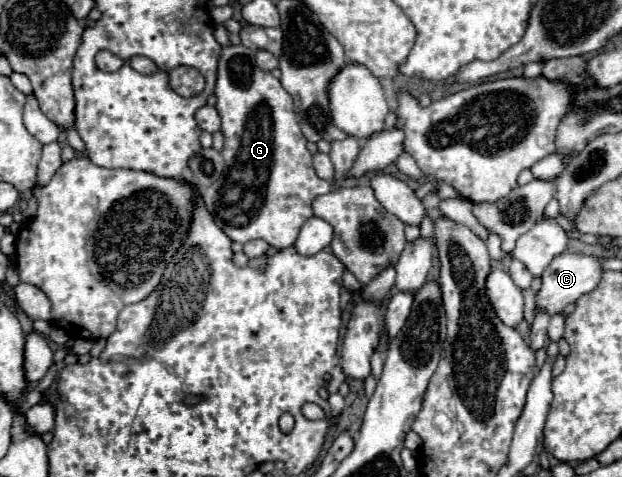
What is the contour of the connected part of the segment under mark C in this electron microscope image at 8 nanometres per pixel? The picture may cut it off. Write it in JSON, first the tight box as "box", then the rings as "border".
{"box":[536,254,602,314],"border":[[[570,254],[558,256],[552,260],[552,264],[542,274],[542,288],[536,294],[536,310],[546,310],[550,314],[560,312],[566,304],[576,302],[580,296],[592,292],[600,278],[602,278],[602,258],[600,256],[586,256],[586,254]]]}

